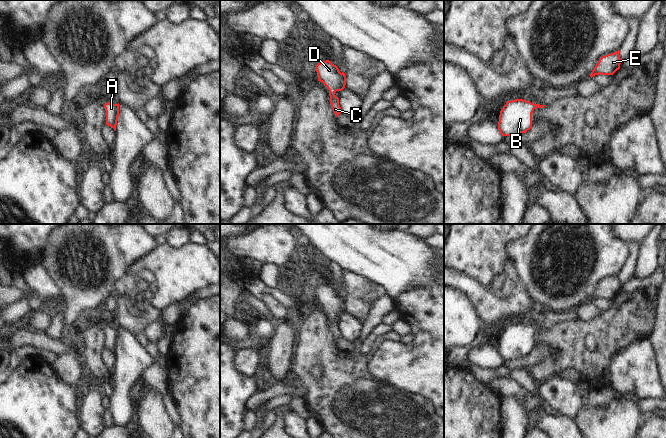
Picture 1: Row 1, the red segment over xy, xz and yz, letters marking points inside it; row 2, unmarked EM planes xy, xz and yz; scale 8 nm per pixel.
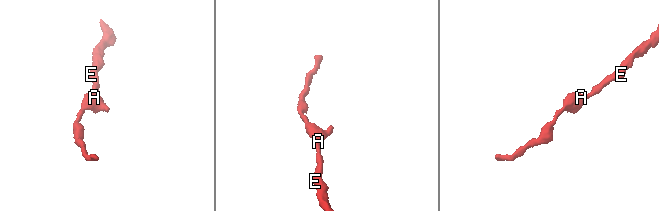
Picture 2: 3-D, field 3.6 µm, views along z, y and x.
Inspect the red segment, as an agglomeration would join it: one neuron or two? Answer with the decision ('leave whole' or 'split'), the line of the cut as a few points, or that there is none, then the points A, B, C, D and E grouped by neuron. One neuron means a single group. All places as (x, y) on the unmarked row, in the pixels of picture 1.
leave whole; cut none; groups A B C D E

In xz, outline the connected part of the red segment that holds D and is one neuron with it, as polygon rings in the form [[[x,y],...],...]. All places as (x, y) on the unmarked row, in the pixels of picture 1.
[[[329,284],[317,287],[315,295],[317,296],[318,305],[322,306],[329,314],[331,332],[337,341],[341,337],[341,331],[335,316],[342,315],[345,312],[345,297],[341,297],[338,291]]]

